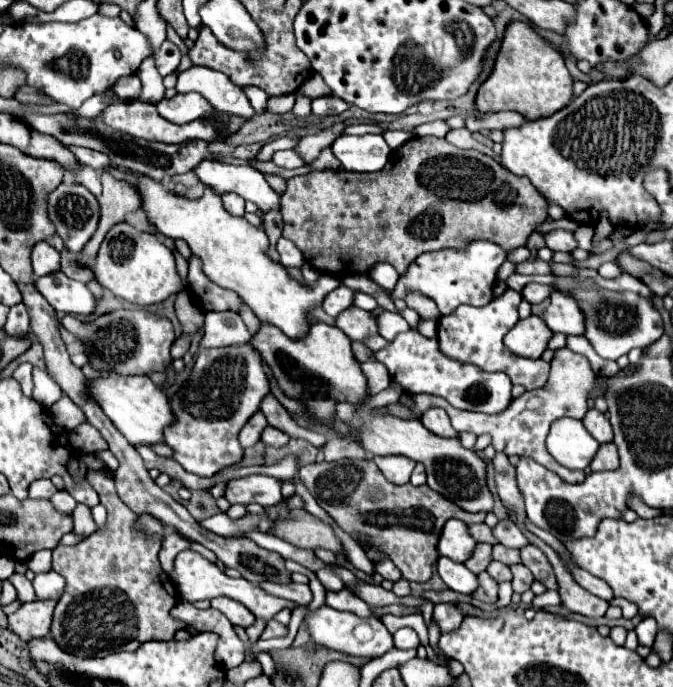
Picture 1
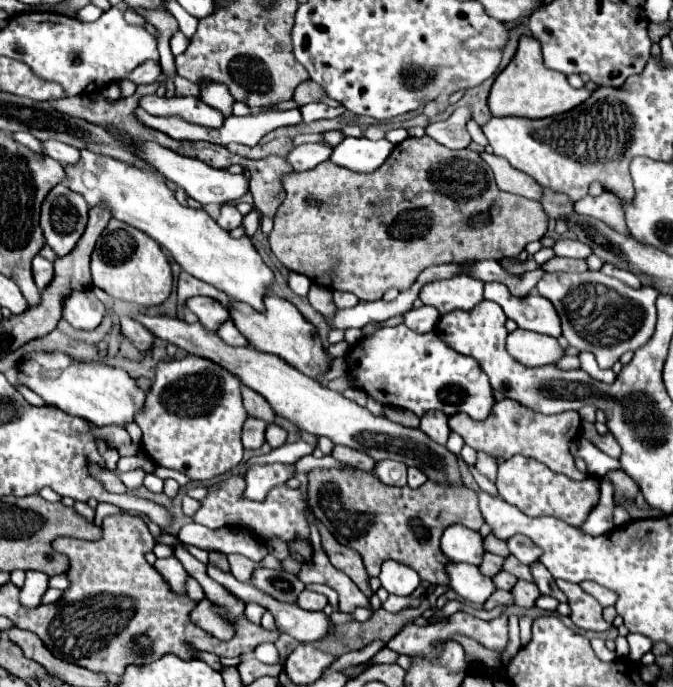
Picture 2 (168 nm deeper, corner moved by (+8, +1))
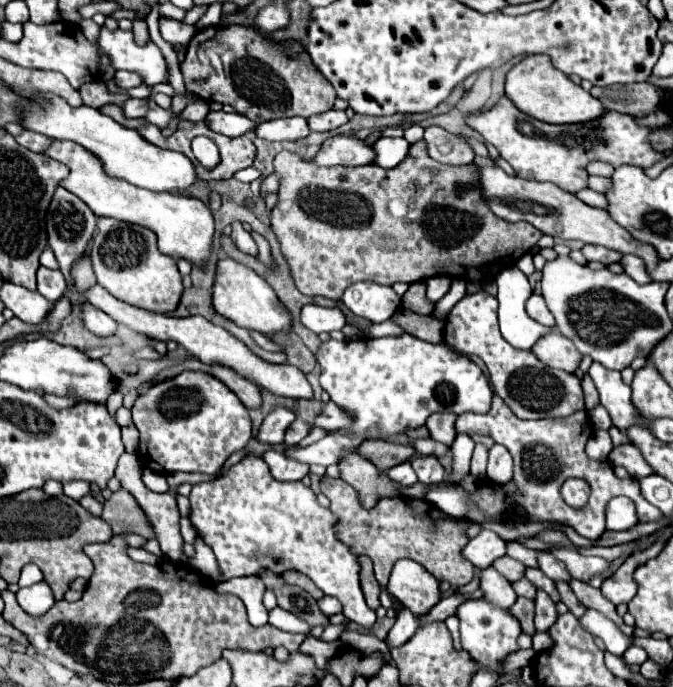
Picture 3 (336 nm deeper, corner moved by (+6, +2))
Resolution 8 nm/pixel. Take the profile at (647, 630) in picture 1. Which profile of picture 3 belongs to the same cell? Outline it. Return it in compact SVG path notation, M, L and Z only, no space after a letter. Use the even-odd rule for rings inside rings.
M630 646L630 648L624 652L624 662L626 662L626 664L642 664L646 658L648 658L646 650L644 650L644 648L638 648L638 646Z

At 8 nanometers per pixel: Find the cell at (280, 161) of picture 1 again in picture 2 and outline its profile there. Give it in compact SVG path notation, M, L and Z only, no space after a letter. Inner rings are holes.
M314 143L314 145L298 145L288 155L288 163L296 171L308 171L320 165L322 161L330 159L332 147L328 143Z

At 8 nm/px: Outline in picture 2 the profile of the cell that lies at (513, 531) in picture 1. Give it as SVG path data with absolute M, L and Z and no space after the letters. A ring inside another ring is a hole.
M524 535L510 537L508 539L508 547L510 547L512 555L518 561L522 561L524 565L532 565L532 563L540 561L540 549L532 541L528 541L528 537L524 537Z

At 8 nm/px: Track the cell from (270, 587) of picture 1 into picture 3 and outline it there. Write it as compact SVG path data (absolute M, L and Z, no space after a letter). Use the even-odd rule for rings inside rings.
M324 596L318 600L318 608L326 614L326 616L332 616L332 614L338 614L342 612L342 604L338 604L338 600L330 598L330 596Z

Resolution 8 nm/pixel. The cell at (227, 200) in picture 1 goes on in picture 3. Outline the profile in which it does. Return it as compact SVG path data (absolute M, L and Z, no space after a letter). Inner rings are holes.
M232 222L232 238L234 238L236 246L238 246L242 252L246 252L246 254L250 254L250 256L256 256L256 254L258 254L258 248L256 248L250 232L246 232L240 222Z

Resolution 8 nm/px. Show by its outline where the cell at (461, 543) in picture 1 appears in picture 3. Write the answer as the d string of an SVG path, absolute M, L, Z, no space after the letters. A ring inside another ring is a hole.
M482 530L478 536L470 538L462 548L462 556L468 558L476 568L488 568L494 560L506 554L506 542L490 530Z

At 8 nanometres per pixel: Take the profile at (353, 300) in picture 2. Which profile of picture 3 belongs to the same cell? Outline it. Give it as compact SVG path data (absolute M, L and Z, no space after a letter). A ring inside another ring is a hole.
M356 282L346 288L342 300L356 316L372 322L384 322L394 314L396 308L400 308L400 296L396 296L390 286L366 282Z

